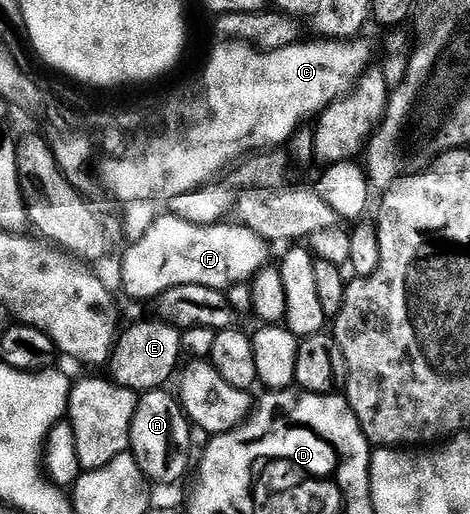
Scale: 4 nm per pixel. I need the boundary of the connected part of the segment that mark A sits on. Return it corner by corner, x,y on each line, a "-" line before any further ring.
169,390
147,392
138,399
135,418
131,422
129,452
148,481
157,486
173,484
184,476
189,468
189,450
193,446
189,428
191,421
185,415
185,409

